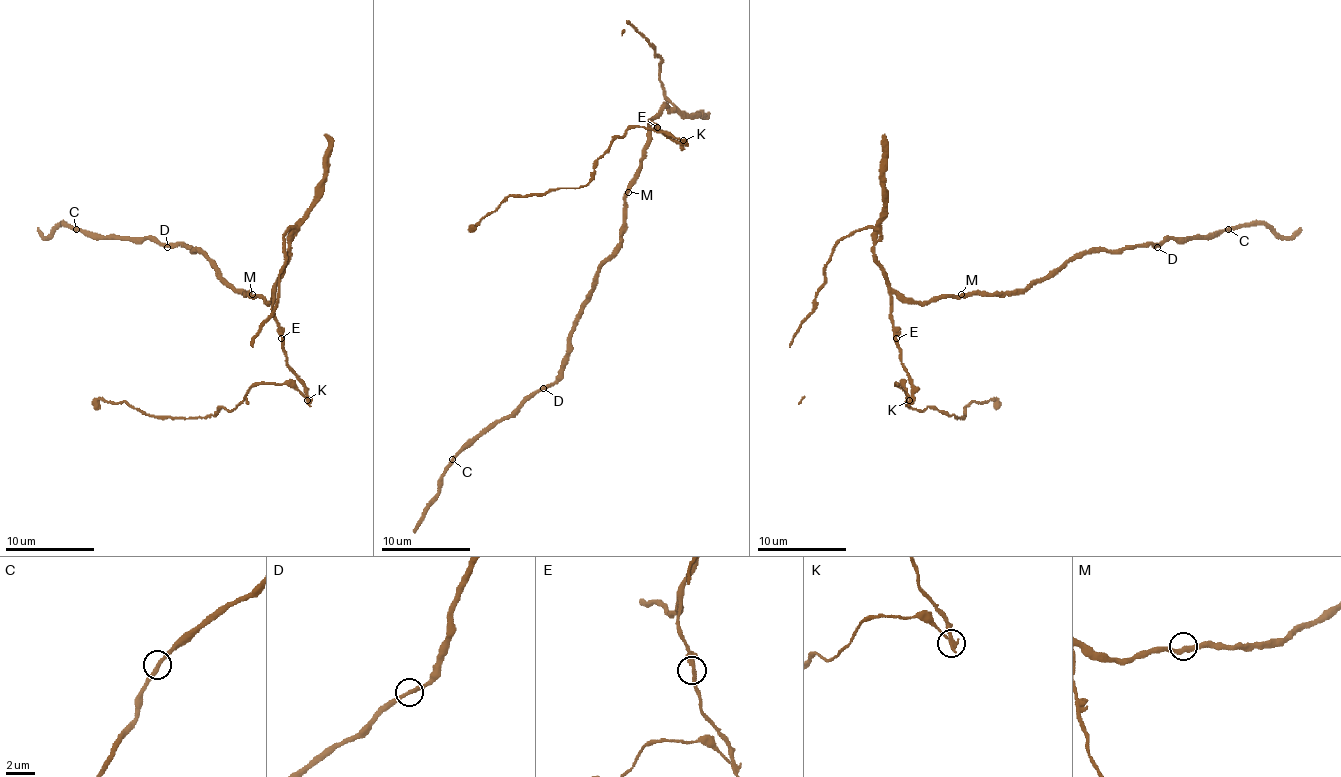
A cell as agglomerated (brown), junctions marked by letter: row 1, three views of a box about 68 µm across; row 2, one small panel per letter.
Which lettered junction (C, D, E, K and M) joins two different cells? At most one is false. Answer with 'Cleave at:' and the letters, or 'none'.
Cleave at: K

